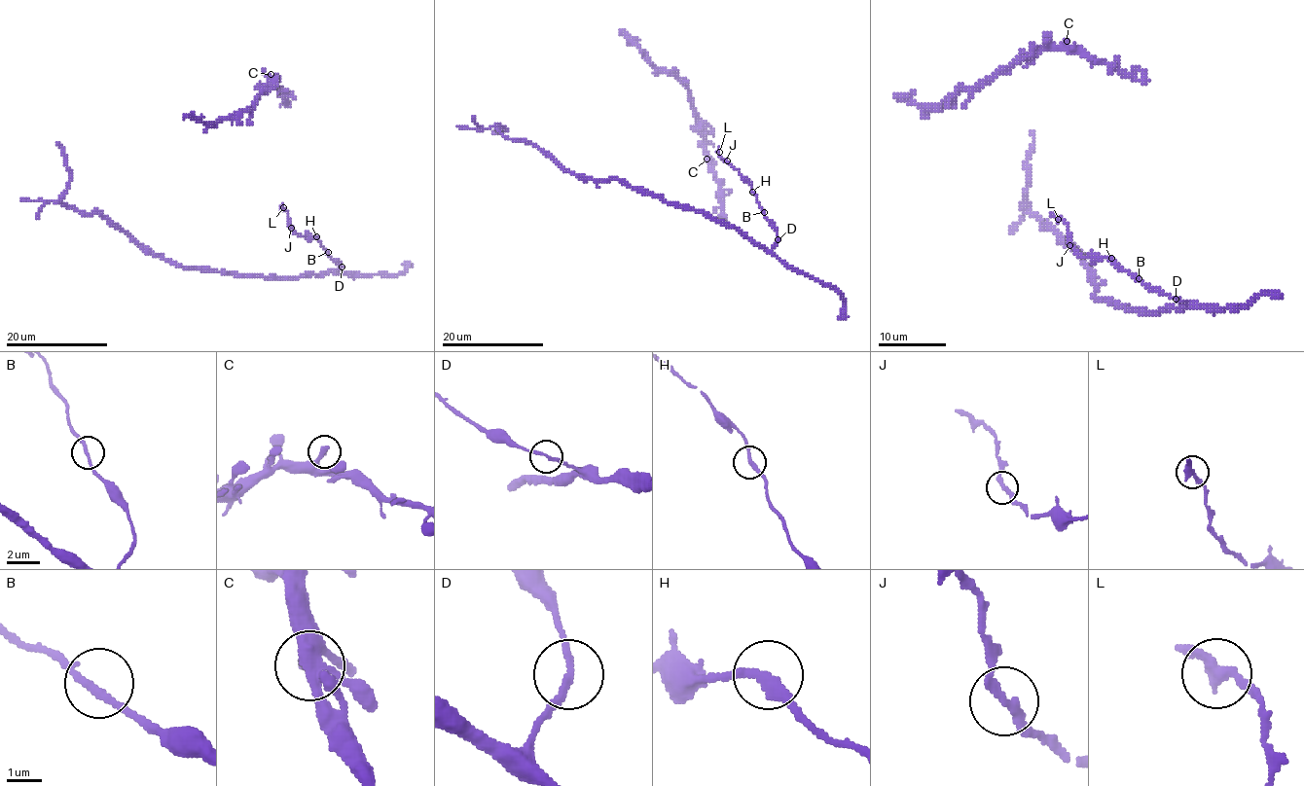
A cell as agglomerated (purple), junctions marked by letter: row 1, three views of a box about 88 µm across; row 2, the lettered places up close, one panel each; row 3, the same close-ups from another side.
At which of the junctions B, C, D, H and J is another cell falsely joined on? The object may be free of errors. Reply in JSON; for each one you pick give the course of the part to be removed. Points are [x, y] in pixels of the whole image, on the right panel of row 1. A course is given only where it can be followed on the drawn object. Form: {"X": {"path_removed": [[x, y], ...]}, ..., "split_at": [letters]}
{"J": {"path_removed": [[1070, 246], [1067, 226], [1050, 214]]}, "split_at": ["J"]}

